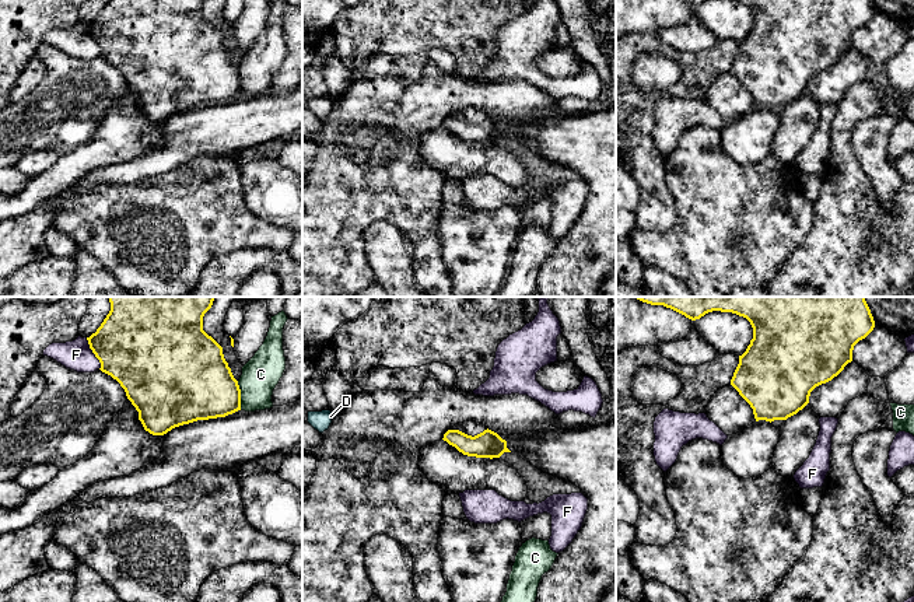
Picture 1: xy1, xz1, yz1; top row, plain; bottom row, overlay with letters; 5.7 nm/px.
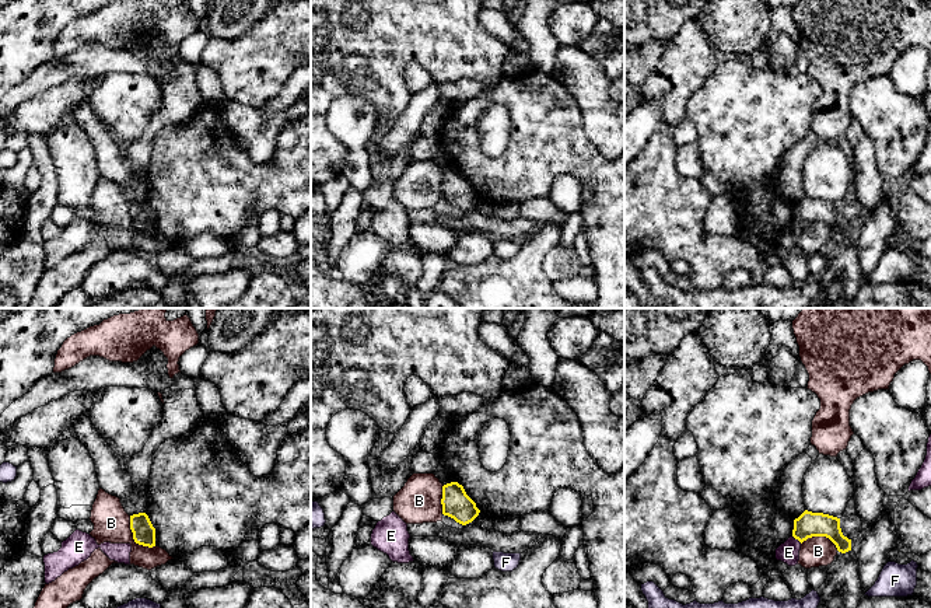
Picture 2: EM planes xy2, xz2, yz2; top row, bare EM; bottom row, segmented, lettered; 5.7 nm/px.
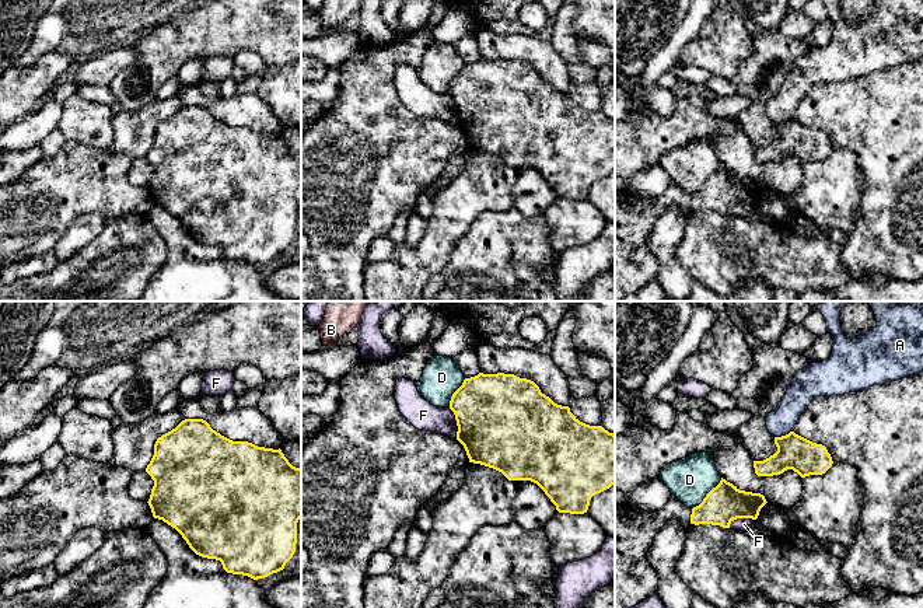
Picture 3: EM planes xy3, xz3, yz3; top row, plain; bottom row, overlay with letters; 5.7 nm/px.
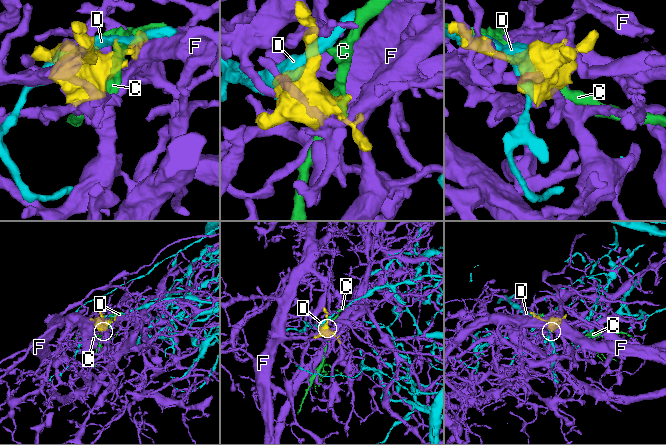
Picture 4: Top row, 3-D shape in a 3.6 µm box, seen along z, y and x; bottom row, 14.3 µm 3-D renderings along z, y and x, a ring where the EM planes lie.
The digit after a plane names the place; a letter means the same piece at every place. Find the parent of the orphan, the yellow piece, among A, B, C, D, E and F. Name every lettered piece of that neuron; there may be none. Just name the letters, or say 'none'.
none

